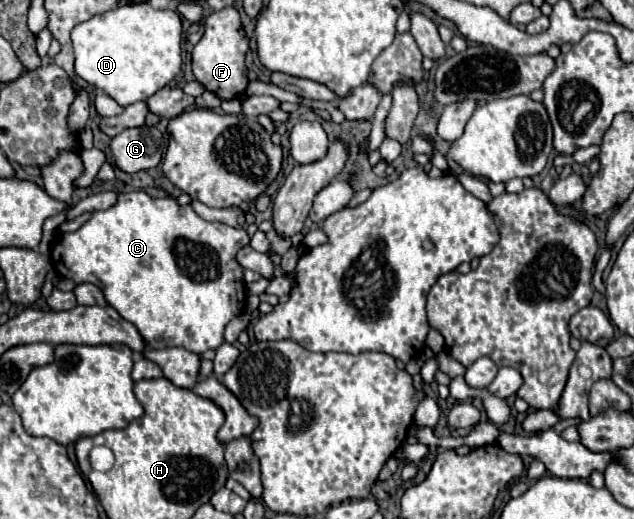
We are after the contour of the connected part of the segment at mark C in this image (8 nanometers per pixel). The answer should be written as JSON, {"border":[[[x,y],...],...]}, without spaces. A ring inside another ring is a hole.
{"border":[[[132,191],[132,193],[120,193],[118,203],[106,211],[94,211],[92,219],[88,223],[84,223],[78,231],[74,233],[64,233],[60,239],[56,239],[56,243],[52,245],[52,263],[54,269],[58,271],[60,277],[72,279],[74,283],[96,283],[104,297],[106,303],[112,305],[126,321],[130,321],[132,325],[138,327],[142,339],[146,341],[148,347],[152,349],[166,349],[166,347],[184,347],[192,353],[202,355],[208,349],[218,349],[224,343],[224,327],[228,321],[232,321],[234,317],[238,317],[244,311],[244,301],[246,301],[246,283],[244,283],[244,271],[242,267],[236,263],[236,251],[240,247],[246,247],[250,241],[248,233],[244,229],[236,229],[236,227],[228,227],[224,223],[210,223],[204,221],[202,217],[198,217],[190,205],[180,207],[172,197],[162,197],[162,199],[152,199],[146,191]],[[184,237],[184,263],[176,261],[176,253],[174,253],[174,245],[178,239]]]}

